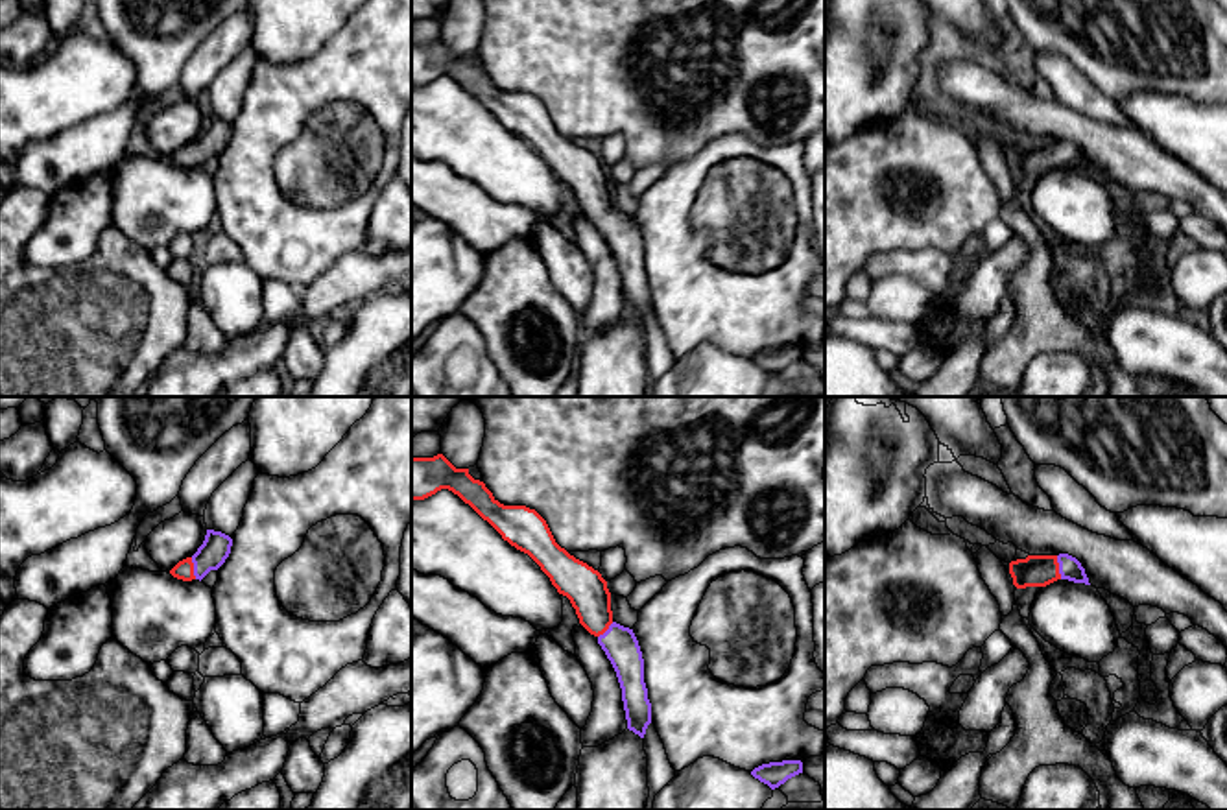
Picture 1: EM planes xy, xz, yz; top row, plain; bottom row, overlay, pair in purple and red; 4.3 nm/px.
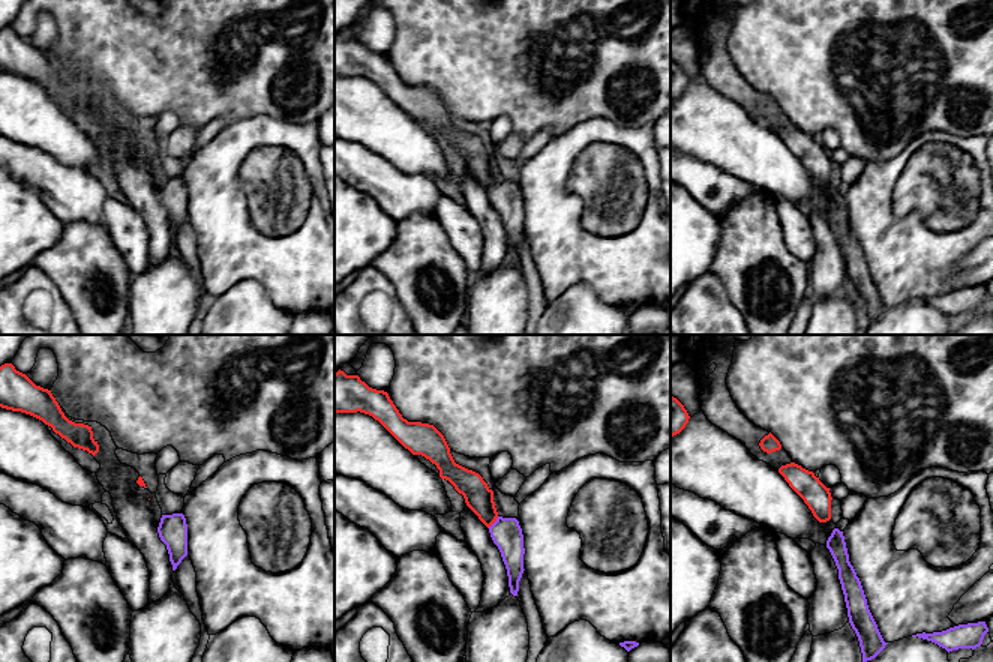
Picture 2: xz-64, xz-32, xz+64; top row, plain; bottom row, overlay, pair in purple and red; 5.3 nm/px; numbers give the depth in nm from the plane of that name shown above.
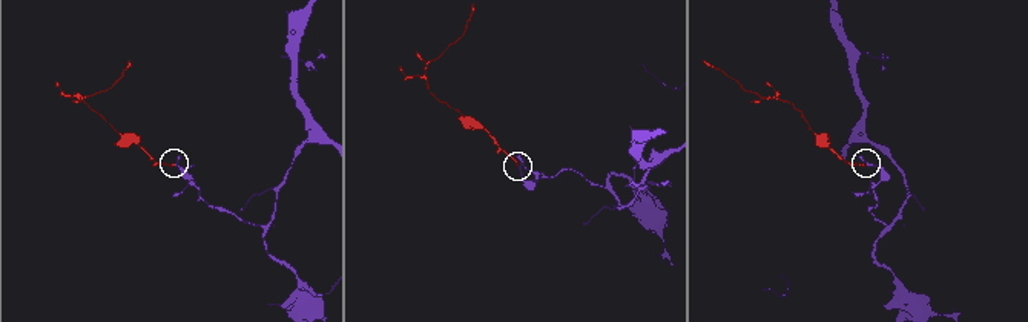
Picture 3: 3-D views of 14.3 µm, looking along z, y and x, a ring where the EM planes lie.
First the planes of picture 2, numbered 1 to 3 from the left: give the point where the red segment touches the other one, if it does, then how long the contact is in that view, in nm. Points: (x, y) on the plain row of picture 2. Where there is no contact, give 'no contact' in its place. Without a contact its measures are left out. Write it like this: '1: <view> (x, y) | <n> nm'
1: no contact
2: xz-32 (494, 186) | 90 nm
3: no contact

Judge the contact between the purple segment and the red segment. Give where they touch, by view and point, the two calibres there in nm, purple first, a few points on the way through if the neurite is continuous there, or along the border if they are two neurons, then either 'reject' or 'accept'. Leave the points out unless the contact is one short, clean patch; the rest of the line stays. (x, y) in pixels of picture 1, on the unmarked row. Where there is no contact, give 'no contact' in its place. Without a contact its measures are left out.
meets purple in yz at (1060, 154); 100 nm thick on the purple side, 140 nm on the other; runs through yz (1071, 155), (1060, 154), (1036, 157); accept

